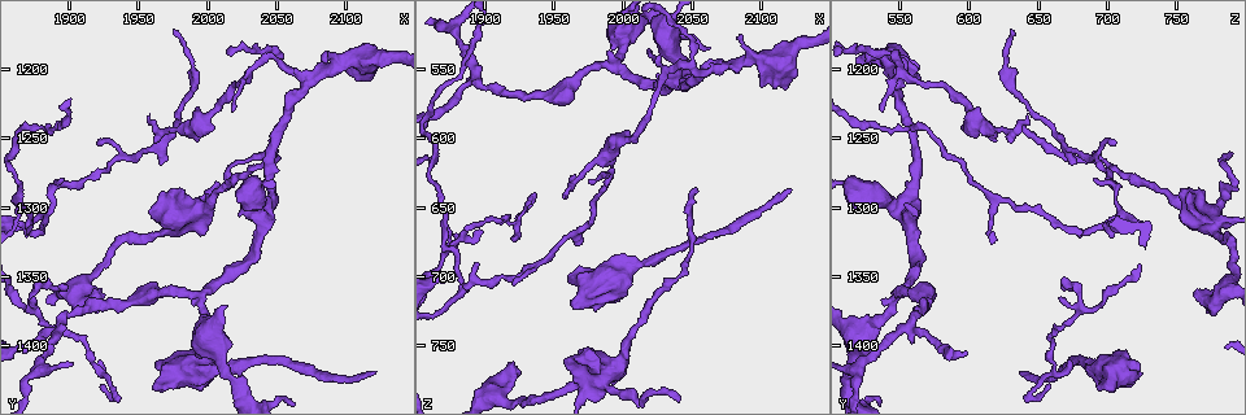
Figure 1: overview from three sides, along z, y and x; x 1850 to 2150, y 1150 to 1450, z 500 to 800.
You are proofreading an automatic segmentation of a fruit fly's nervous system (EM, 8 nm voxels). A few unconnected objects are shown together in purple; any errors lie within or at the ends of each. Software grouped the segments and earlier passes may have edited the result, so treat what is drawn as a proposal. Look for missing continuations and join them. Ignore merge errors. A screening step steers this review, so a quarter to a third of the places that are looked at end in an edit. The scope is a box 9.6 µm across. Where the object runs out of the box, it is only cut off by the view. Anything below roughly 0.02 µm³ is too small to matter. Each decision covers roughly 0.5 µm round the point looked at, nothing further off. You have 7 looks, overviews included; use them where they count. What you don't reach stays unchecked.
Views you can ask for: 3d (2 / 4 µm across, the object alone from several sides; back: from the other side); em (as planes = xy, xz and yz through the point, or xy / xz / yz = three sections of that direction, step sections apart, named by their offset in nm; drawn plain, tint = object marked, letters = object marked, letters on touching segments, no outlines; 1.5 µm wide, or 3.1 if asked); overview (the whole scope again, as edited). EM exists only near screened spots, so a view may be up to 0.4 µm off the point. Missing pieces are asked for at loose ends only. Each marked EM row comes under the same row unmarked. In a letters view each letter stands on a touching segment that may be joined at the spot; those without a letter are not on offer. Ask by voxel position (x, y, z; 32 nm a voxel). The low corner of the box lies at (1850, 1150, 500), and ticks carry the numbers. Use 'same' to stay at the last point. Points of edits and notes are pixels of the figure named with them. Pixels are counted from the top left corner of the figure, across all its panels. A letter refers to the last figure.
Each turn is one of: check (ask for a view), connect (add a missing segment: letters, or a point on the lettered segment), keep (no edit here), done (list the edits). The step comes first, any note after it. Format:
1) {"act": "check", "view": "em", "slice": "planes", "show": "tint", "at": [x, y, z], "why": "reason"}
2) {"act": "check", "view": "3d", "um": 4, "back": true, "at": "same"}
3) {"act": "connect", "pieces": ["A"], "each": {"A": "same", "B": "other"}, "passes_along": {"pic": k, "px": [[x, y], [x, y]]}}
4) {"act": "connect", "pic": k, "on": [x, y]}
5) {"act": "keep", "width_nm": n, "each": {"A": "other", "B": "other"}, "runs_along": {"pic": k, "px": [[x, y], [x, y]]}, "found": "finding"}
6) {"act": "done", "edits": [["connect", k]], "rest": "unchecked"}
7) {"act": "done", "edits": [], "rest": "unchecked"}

{"act": "check", "view": "em", "slice": "xz", "step": 4, "show": "letters", "at": [2120, 1418, 638], "why": "end of a long branch"}

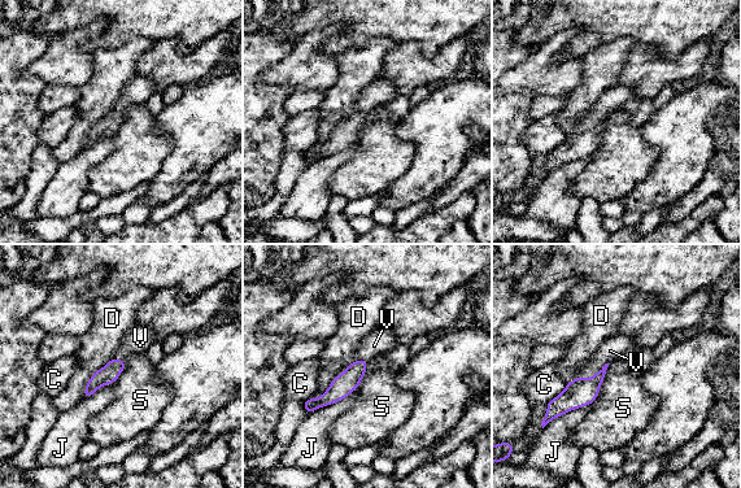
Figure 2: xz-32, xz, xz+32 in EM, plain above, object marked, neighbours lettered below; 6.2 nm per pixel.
{"act": "check", "view": "em", "slice": "planes", "show": "letters", "at": "same", "why": "another direction"}

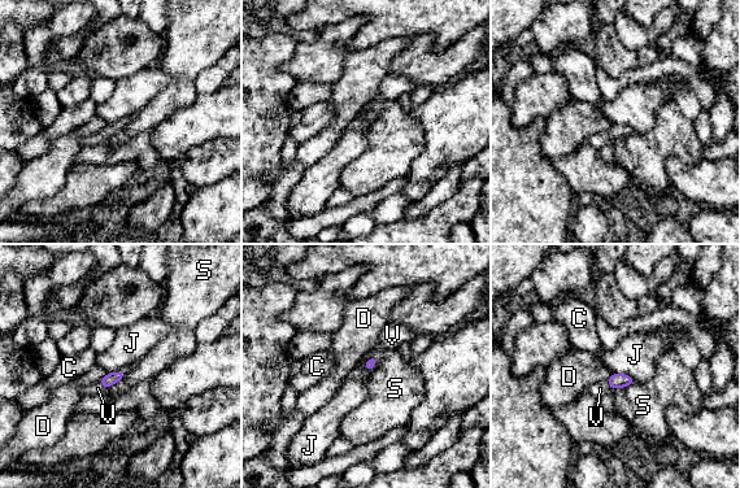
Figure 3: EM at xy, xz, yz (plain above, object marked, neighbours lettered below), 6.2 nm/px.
{"act": "connect", "pieces": ["V"], "each": {"C": "other", "D": "other", "J": "other", "S": "other", "V": "same"}, "passes_along": {"pic": 3, "px": [[617, 380], [609, 384], [600, 388]]}, "found": "it goes on there"}

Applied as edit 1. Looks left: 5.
{"act": "check", "view": "3d", "um": 4, "at": [1956, 1232, 640], "why": "long arm stops here"}

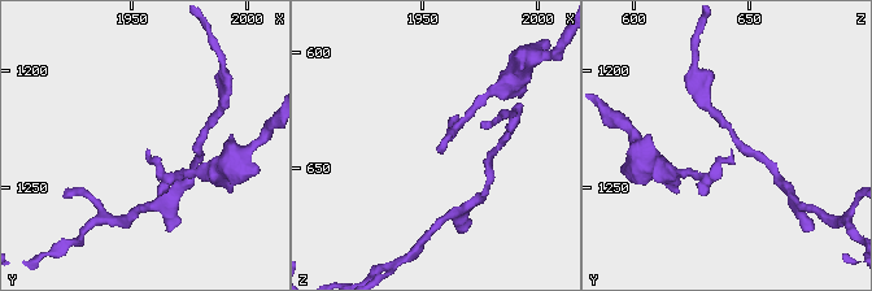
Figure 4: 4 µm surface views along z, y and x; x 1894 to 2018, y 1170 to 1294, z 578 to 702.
{"act": "check", "view": "em", "slice": "xy", "step": 8, "show": "letters", "at": [1957, 1233, 642], "why": "shape alone is not enough"}

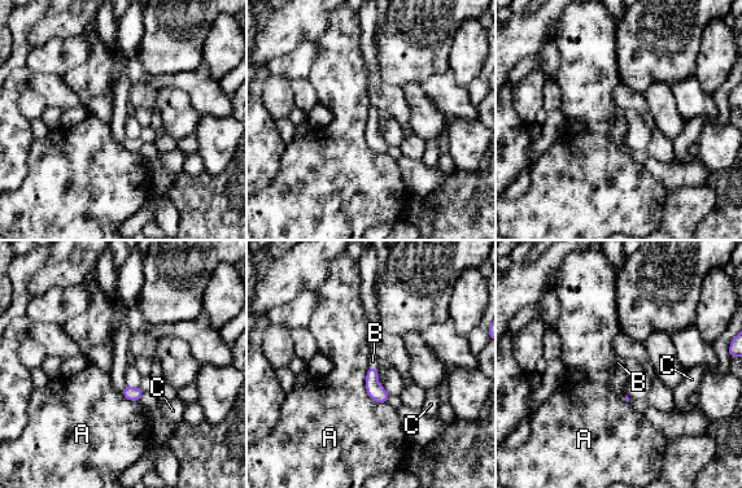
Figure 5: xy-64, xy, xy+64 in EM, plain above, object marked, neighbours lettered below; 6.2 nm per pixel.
{"act": "connect", "pieces": ["B"], "longest_contact_nm": ["A", 260], "each": {"A": "other", "B": "same", "C": "other"}, "passes_along": {"pic": 5, "px": [[376, 392], [372, 369], [372, 361]]}, "found": "it goes on there"}

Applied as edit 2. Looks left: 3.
{"act": "check", "view": "overview"}

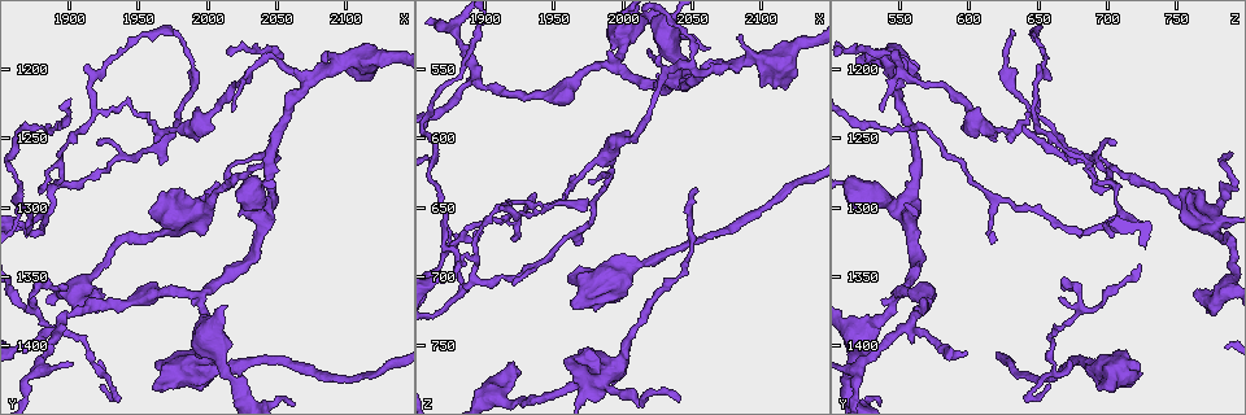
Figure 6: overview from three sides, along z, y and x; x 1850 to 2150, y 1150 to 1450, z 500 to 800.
{"act": "check", "view": "em", "slice": "planes", "show": "letters", "at": [1974, 1288, 752], "why": "branch stops here"}

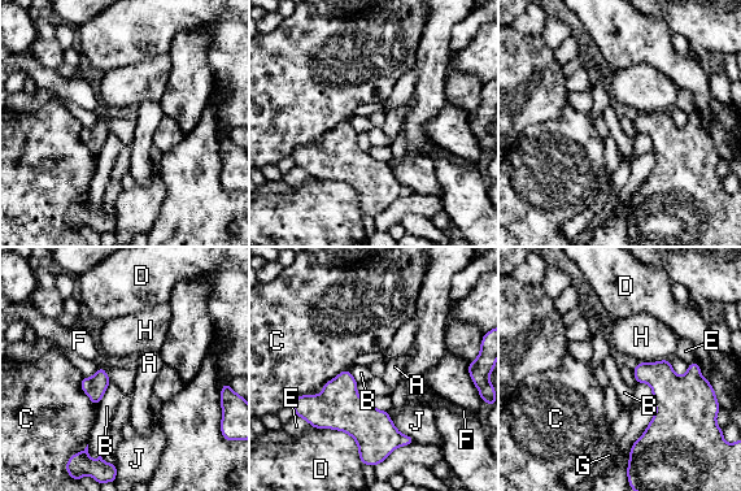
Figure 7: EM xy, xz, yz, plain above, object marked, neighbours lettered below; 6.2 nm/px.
{"act": "keep", "longest_contact_nm": ["C", 440], "each": {"A": "other", "B": "other", "C": "other", "D": "other", "E": "other", "F": "other", "G": "other", "H": "other", "J": "other"}, "border": {"pic": 7, "px": [[99, 365], [112, 381]]}, "found": "no lettered segment goes on from it"}

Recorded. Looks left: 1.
{"act": "done", "edits": [["connect", 3], ["connect", 5]], "rest": "unchecked"}

